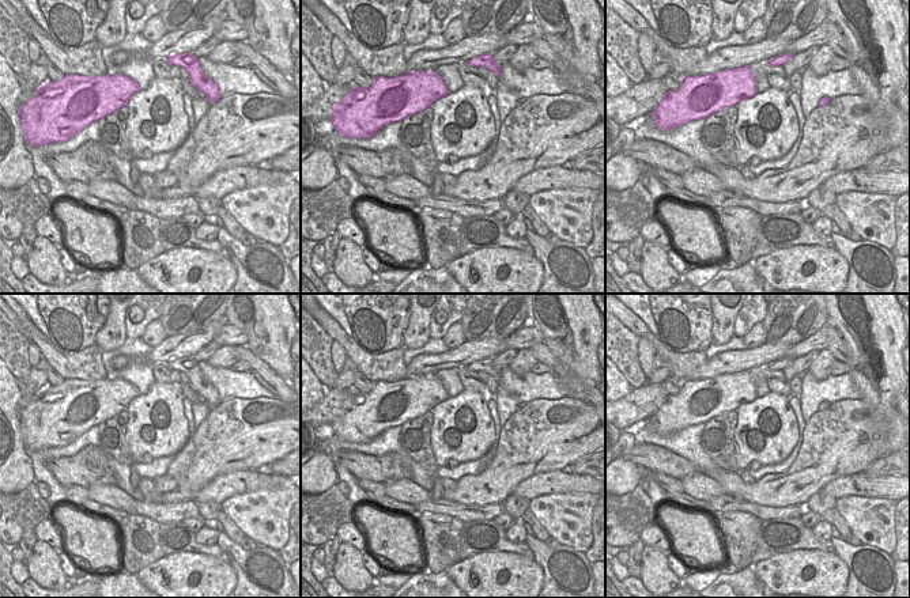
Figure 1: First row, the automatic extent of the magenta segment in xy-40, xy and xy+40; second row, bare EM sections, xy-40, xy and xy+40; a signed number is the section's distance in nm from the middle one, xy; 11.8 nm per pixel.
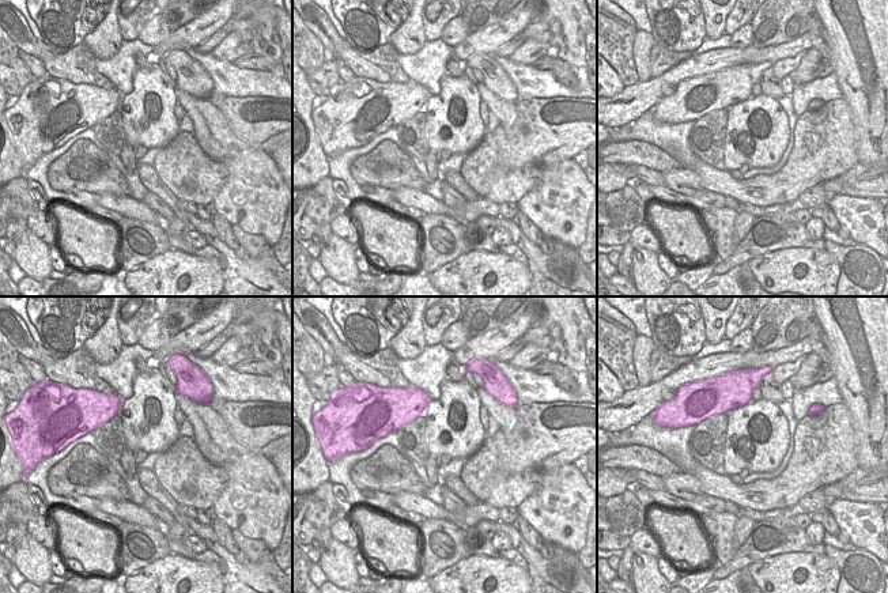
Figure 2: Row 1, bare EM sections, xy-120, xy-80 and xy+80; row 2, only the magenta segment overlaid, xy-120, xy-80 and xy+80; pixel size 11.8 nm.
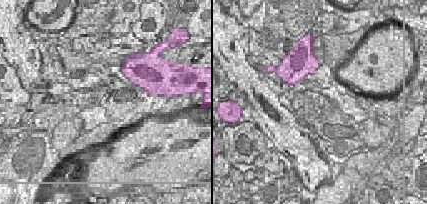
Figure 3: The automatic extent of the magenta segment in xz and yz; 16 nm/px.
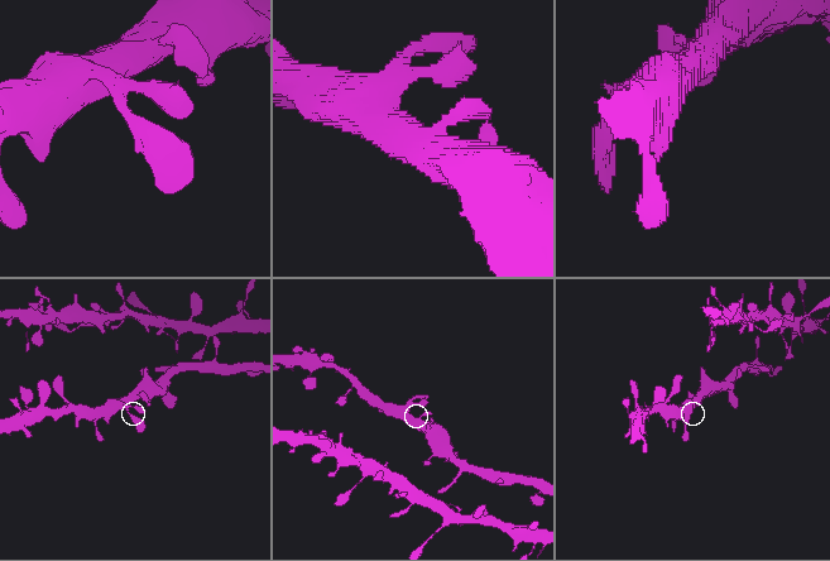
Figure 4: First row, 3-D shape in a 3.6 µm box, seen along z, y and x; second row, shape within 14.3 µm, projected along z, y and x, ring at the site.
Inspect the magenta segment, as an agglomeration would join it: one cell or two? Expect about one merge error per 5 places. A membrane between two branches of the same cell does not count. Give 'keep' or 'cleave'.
keep

